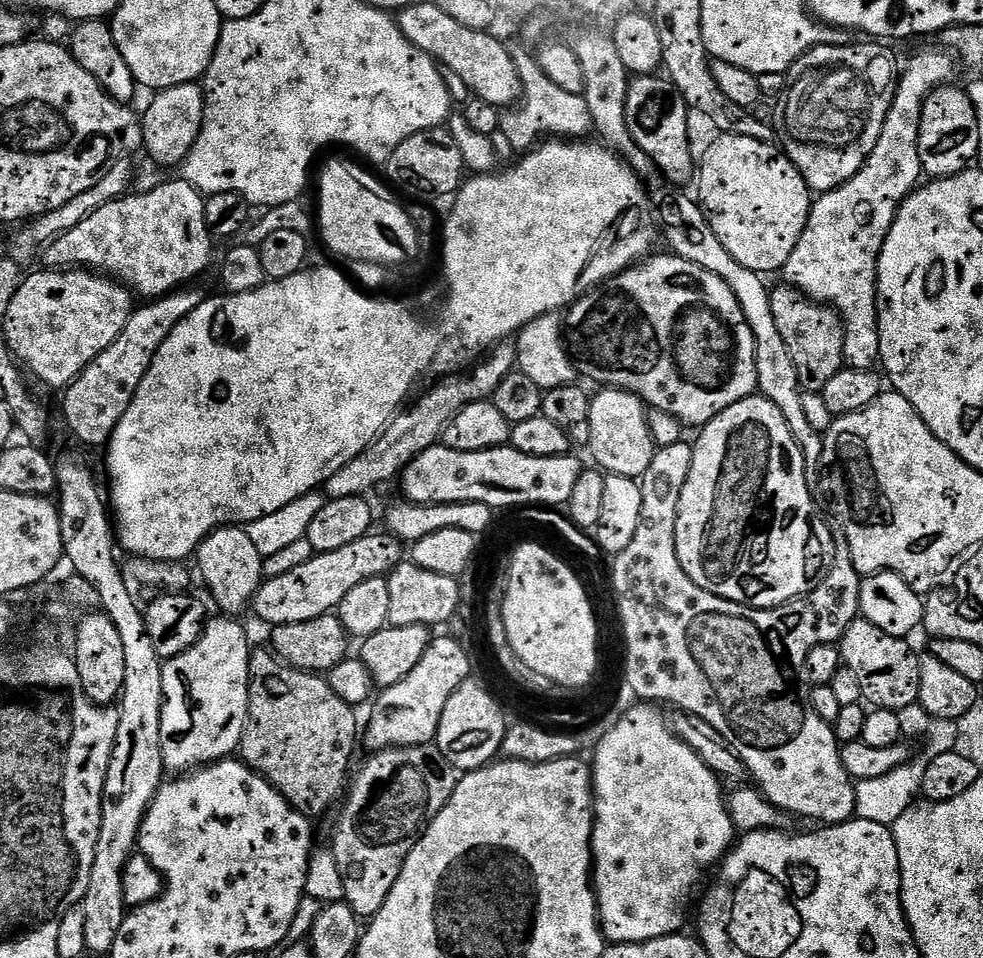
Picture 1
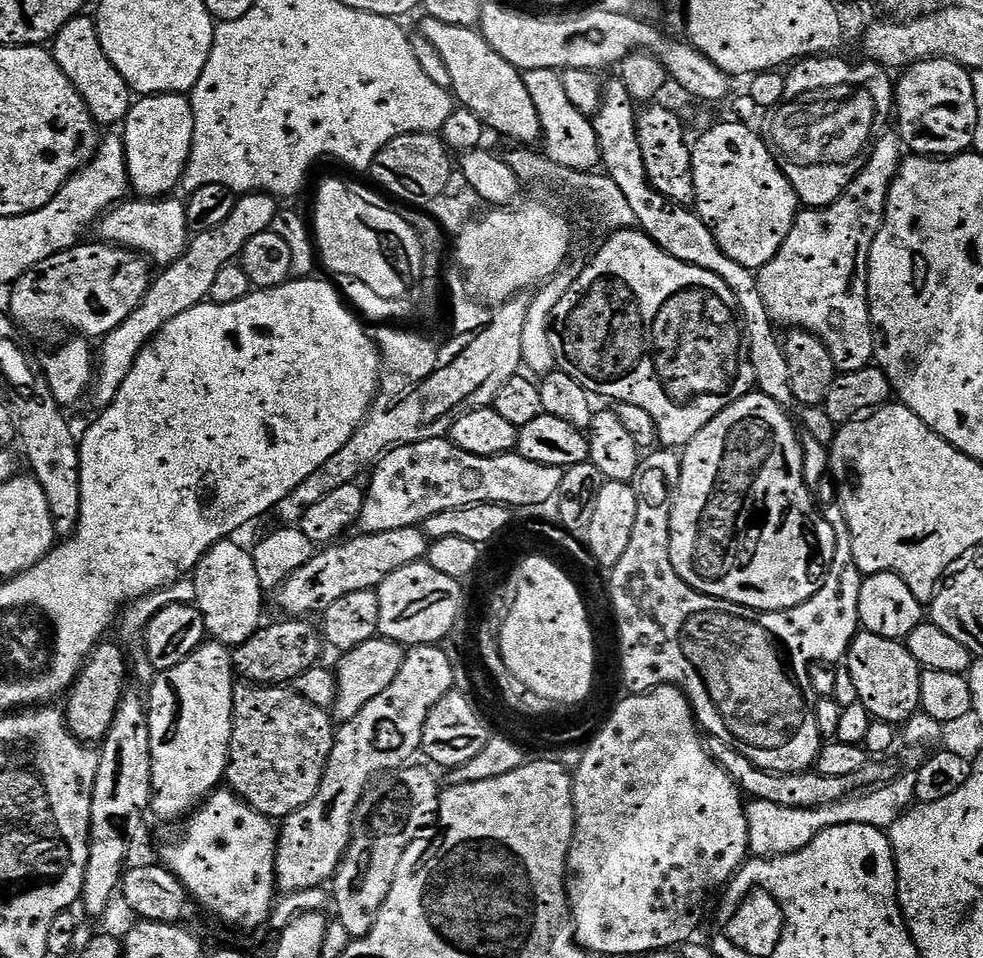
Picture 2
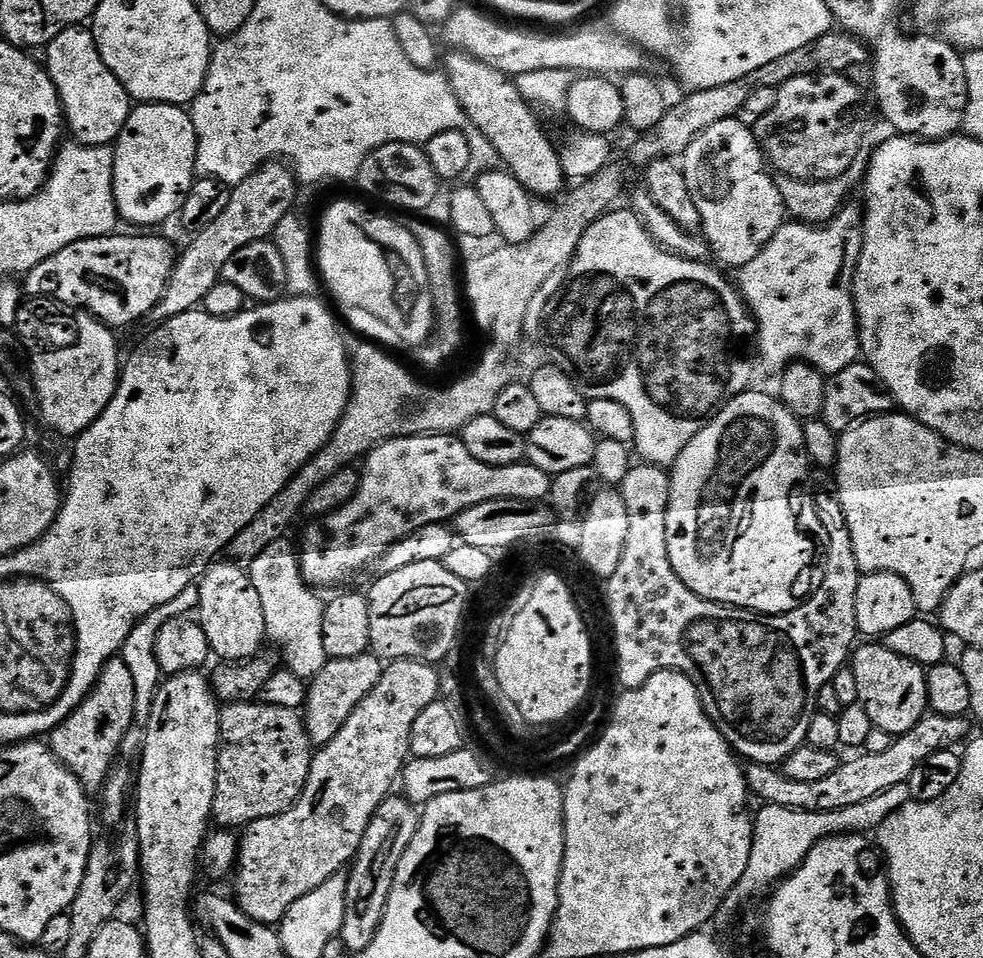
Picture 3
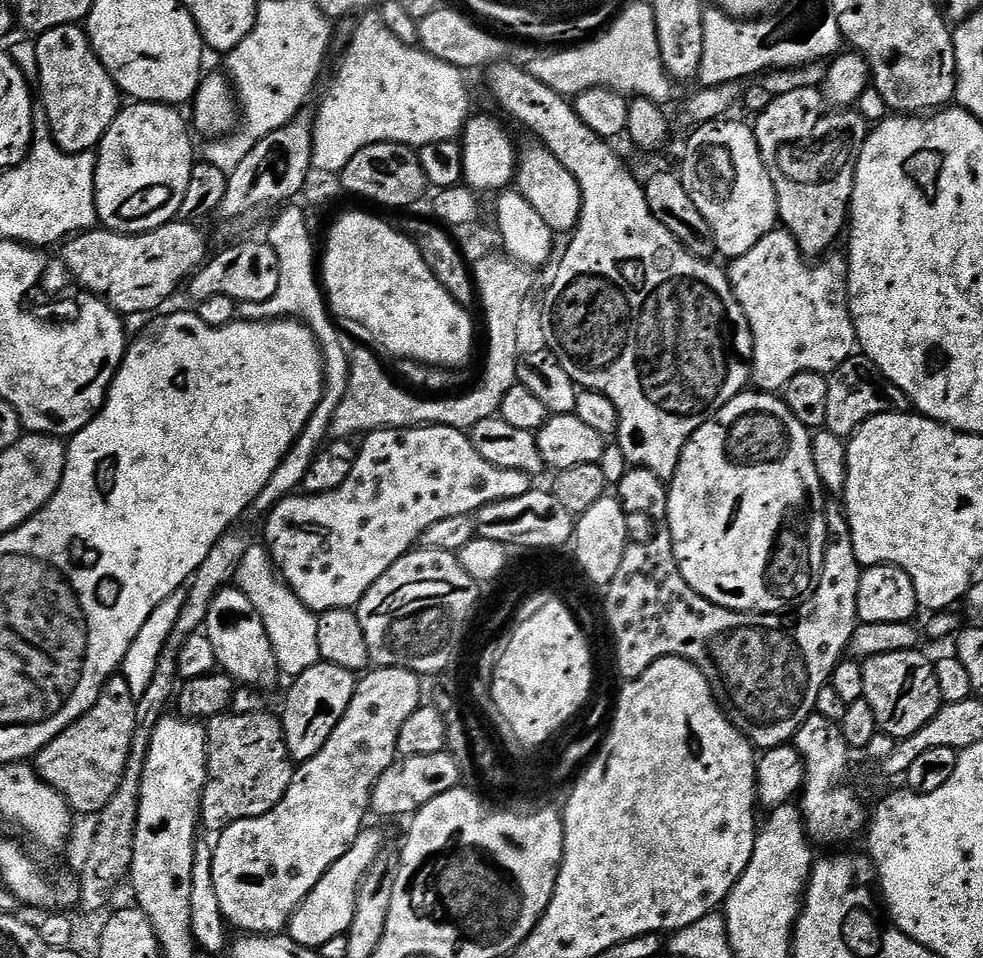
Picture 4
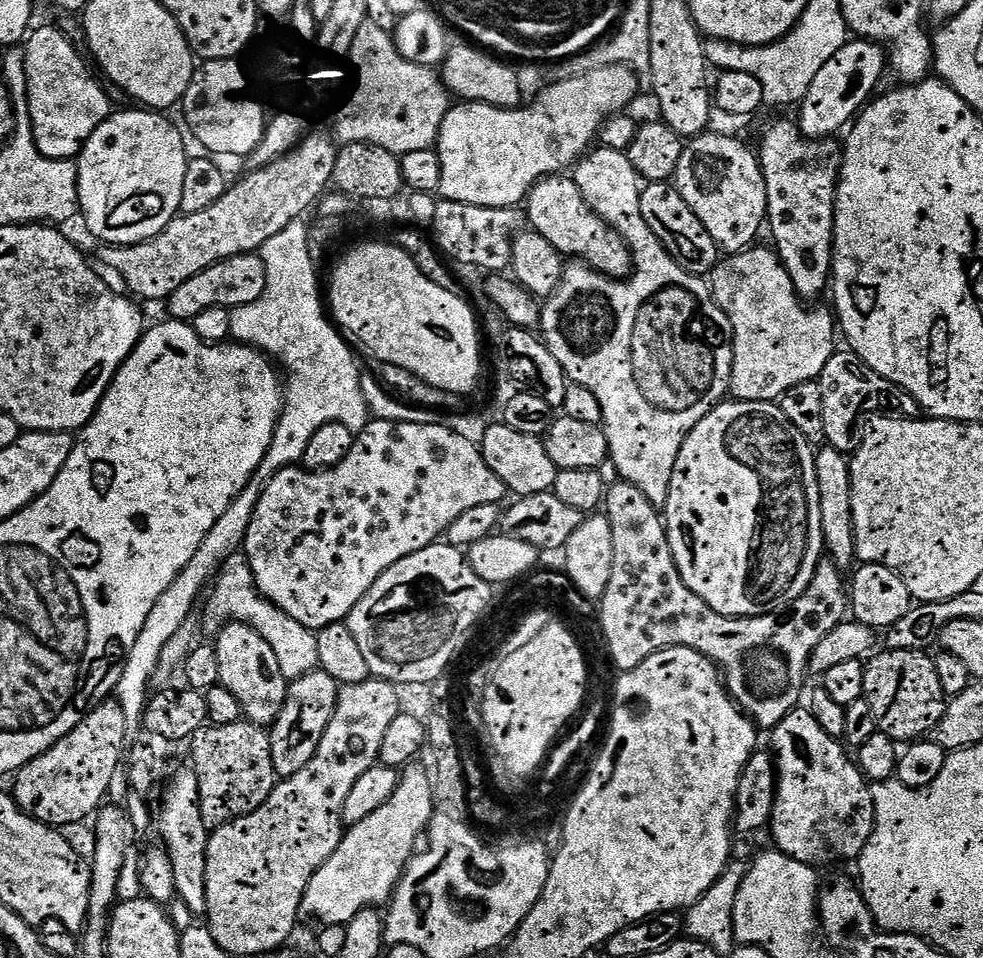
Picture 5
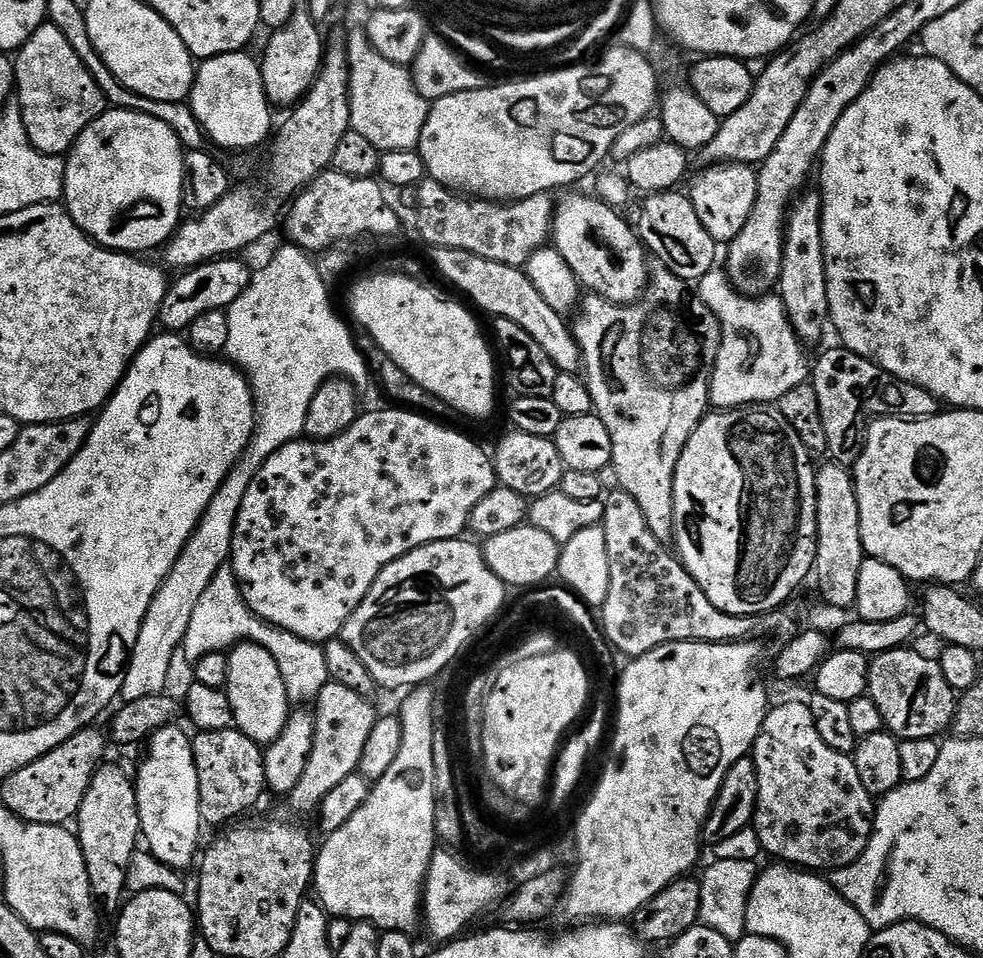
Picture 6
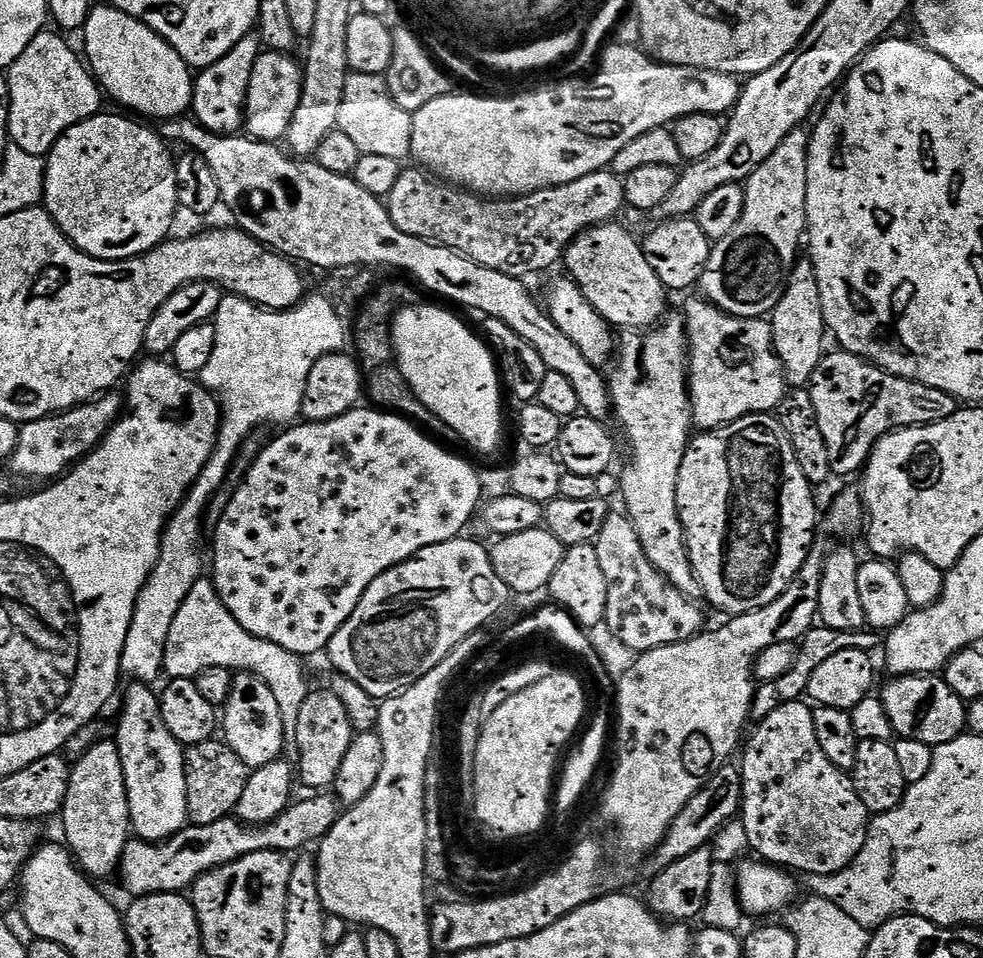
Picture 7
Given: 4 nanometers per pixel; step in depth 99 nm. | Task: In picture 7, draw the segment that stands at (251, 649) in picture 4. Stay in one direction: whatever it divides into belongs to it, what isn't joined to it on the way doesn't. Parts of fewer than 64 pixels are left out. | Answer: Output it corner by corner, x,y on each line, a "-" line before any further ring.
240,674
233,679
232,693
227,704
222,708
222,736
234,752
242,758
242,762
248,764
249,769
255,770
281,759
283,752
280,751
286,747
282,710
278,706
278,698
274,698
274,690
270,690
270,686
262,677
253,674

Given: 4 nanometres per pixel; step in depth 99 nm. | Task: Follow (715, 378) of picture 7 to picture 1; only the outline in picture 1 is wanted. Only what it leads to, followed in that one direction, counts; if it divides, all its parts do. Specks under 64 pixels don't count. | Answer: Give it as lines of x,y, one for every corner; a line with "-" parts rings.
943,47
928,48
925,52
920,52
908,64
908,69
903,69
902,75
899,77
896,85
896,94
892,97
892,105
888,111
886,122
882,126
882,134
878,138
878,146
874,146
874,150
870,154
870,158
862,166
862,170
858,170
858,174
854,174
854,178
850,178
840,188
834,189
832,192
826,192
817,195
812,202
812,209
808,215
808,221
804,227
804,233
798,238
798,244
794,246
794,252
790,254
790,258
786,258
782,269
783,283
789,288
794,288
798,292
804,293
809,300
815,300
817,304
826,304
836,309
840,314
840,319
844,321
844,363
849,368
857,368
858,370
869,370
880,359
880,339
878,338
878,322
876,321
876,260
880,256
880,251
886,240
886,234
890,232
890,226
894,222
897,210
900,209
900,203
906,199
911,192
916,191
922,180
922,169
920,167
920,159
918,158
918,148
916,142
918,140
918,126
920,125
920,115
922,114
922,106
924,99
936,88
947,85
948,80
955,74
958,69
957,61
954,59
953,53
945,50

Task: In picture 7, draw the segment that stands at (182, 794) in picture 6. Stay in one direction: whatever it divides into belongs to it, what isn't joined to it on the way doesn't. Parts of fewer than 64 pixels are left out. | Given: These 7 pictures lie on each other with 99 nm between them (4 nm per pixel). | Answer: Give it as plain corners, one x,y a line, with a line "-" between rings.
132,682
127,686
114,743
120,747
122,770
126,774
132,832
144,841
168,840
189,823
184,769
186,748
166,726
160,696
152,693
153,689
146,684

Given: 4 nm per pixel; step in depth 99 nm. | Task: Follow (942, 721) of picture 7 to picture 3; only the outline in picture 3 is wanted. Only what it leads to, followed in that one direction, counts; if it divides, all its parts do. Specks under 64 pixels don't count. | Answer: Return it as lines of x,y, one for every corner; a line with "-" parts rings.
883,643
862,644
853,651
850,667
858,682
858,702
866,714
870,714
873,728
893,738
906,734
906,730
914,730
914,726
918,726
918,722
929,711
925,665
915,664
910,658
902,658
902,654
894,654
894,650
885,648

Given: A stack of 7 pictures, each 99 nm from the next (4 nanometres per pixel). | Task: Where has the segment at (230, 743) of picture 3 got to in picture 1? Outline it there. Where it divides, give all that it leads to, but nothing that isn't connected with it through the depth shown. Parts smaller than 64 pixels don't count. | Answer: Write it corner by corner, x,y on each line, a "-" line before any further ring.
267,647
264,648
257,652
255,649
248,661
248,721
240,739
238,756
259,776
273,784
296,811
309,818
317,818
336,799
339,801
345,791
348,767
352,764
356,744
358,748
356,716
352,713
355,711
353,705
342,702
342,698
334,694
323,675
291,668

